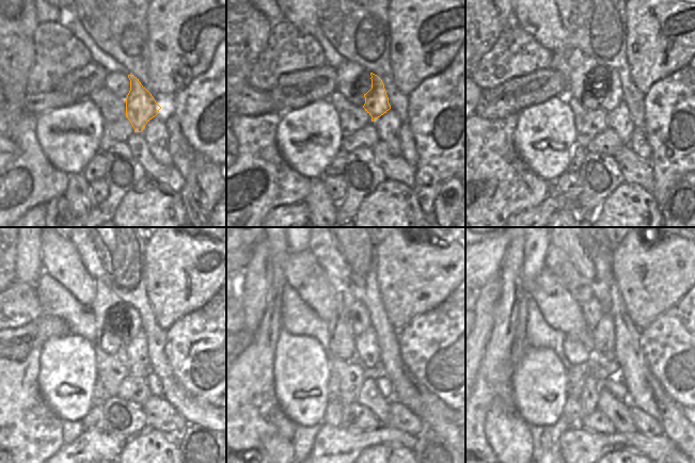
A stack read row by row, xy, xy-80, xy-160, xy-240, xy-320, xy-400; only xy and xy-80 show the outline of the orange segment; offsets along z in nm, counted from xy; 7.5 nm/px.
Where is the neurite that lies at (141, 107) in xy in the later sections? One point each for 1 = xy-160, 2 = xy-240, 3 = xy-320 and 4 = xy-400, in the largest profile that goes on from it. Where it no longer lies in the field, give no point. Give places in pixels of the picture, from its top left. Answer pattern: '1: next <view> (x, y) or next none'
1: next xy-160 (615, 96)
2: next xy-240 (131, 318)
3: next xy-320 (357, 315)
4: next xy-400 (593, 310)

